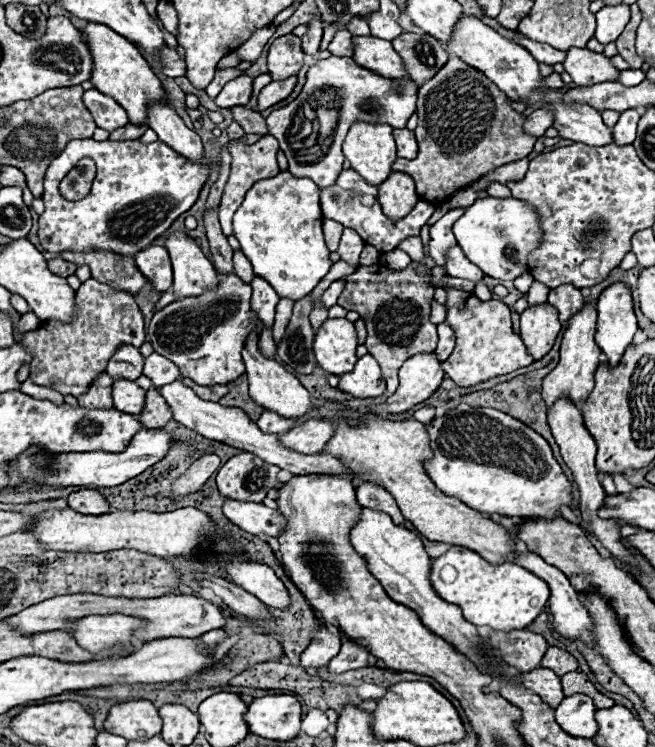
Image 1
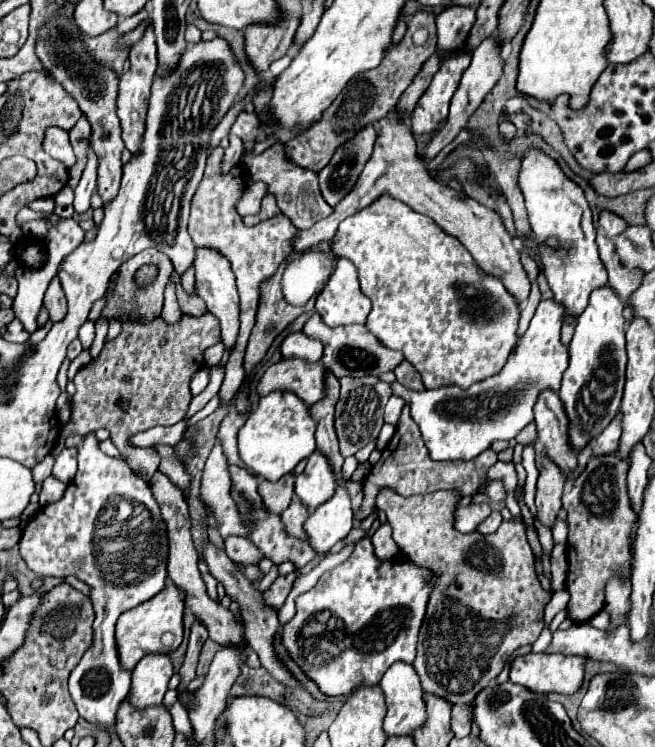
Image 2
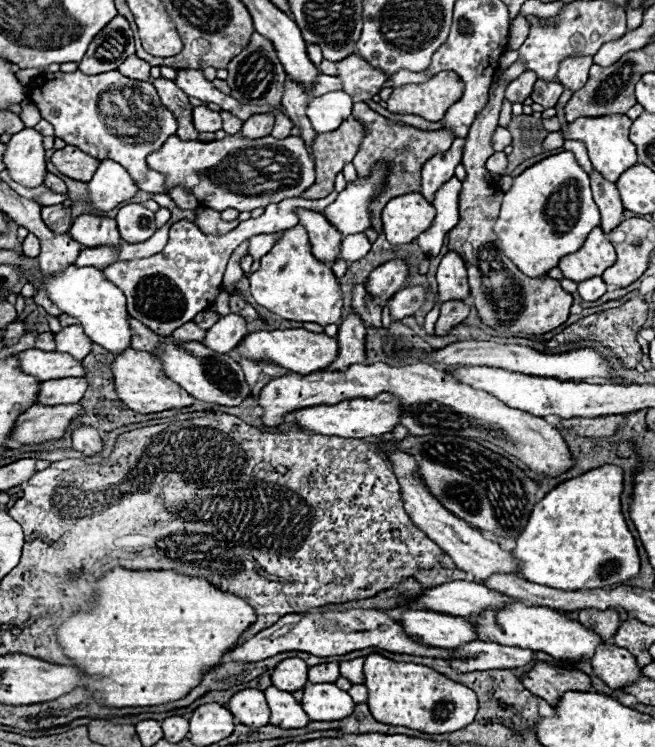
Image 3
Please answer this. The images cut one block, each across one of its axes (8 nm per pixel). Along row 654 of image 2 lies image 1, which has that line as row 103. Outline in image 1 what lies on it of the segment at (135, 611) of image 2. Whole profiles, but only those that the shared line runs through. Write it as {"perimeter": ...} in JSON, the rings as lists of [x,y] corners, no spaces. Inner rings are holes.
{"perimeter":[[[88,22],[84,28],[80,28],[84,34],[84,42],[88,44],[88,50],[92,54],[92,78],[96,90],[112,96],[126,112],[132,124],[144,124],[146,122],[146,106],[154,100],[166,100],[166,94],[162,90],[160,80],[148,66],[148,62],[142,58],[140,50],[130,44],[124,36],[116,34],[114,30],[108,30],[108,26],[100,26],[96,22]]]}

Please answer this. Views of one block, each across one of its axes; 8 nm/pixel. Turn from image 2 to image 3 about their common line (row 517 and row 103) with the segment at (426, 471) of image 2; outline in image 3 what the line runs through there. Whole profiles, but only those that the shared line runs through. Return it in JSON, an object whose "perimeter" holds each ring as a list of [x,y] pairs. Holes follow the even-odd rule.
{"perimeter":[[[358,102],[354,104],[352,108],[352,116],[356,116],[362,126],[364,126],[364,136],[362,136],[362,142],[360,142],[360,148],[358,148],[358,154],[354,156],[352,164],[356,166],[358,174],[364,176],[370,172],[370,168],[376,164],[376,162],[388,162],[392,166],[392,174],[388,178],[388,186],[384,190],[384,194],[380,194],[374,204],[372,204],[372,228],[382,232],[382,222],[380,222],[380,210],[386,206],[386,202],[390,198],[396,198],[396,196],[402,196],[402,194],[408,194],[408,192],[418,192],[420,190],[420,170],[422,170],[422,164],[432,158],[434,154],[438,152],[446,152],[454,140],[454,134],[452,130],[418,130],[414,126],[408,126],[408,124],[396,124],[396,122],[390,122],[388,118],[384,118],[382,114],[374,112],[366,102]]]}

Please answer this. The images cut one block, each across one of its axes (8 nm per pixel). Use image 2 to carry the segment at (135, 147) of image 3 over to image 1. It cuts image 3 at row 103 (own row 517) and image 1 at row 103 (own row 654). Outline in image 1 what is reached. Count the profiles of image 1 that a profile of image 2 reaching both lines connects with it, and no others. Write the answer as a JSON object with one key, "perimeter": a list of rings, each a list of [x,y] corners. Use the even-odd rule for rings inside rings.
{"perimeter":[[[96,88],[86,90],[84,96],[82,96],[82,102],[90,110],[98,128],[104,128],[104,130],[112,132],[112,130],[116,130],[120,126],[126,126],[130,122],[124,108],[114,98],[98,92]]]}

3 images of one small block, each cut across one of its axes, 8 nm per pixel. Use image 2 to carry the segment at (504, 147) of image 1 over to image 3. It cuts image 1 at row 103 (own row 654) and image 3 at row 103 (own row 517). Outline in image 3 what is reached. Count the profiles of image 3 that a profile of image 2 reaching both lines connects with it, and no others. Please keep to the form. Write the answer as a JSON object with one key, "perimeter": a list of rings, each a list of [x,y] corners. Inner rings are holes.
{"perimeter":[[[438,72],[424,84],[404,84],[394,88],[386,102],[386,110],[396,114],[416,114],[430,122],[438,122],[460,96],[462,80],[454,72]]]}

